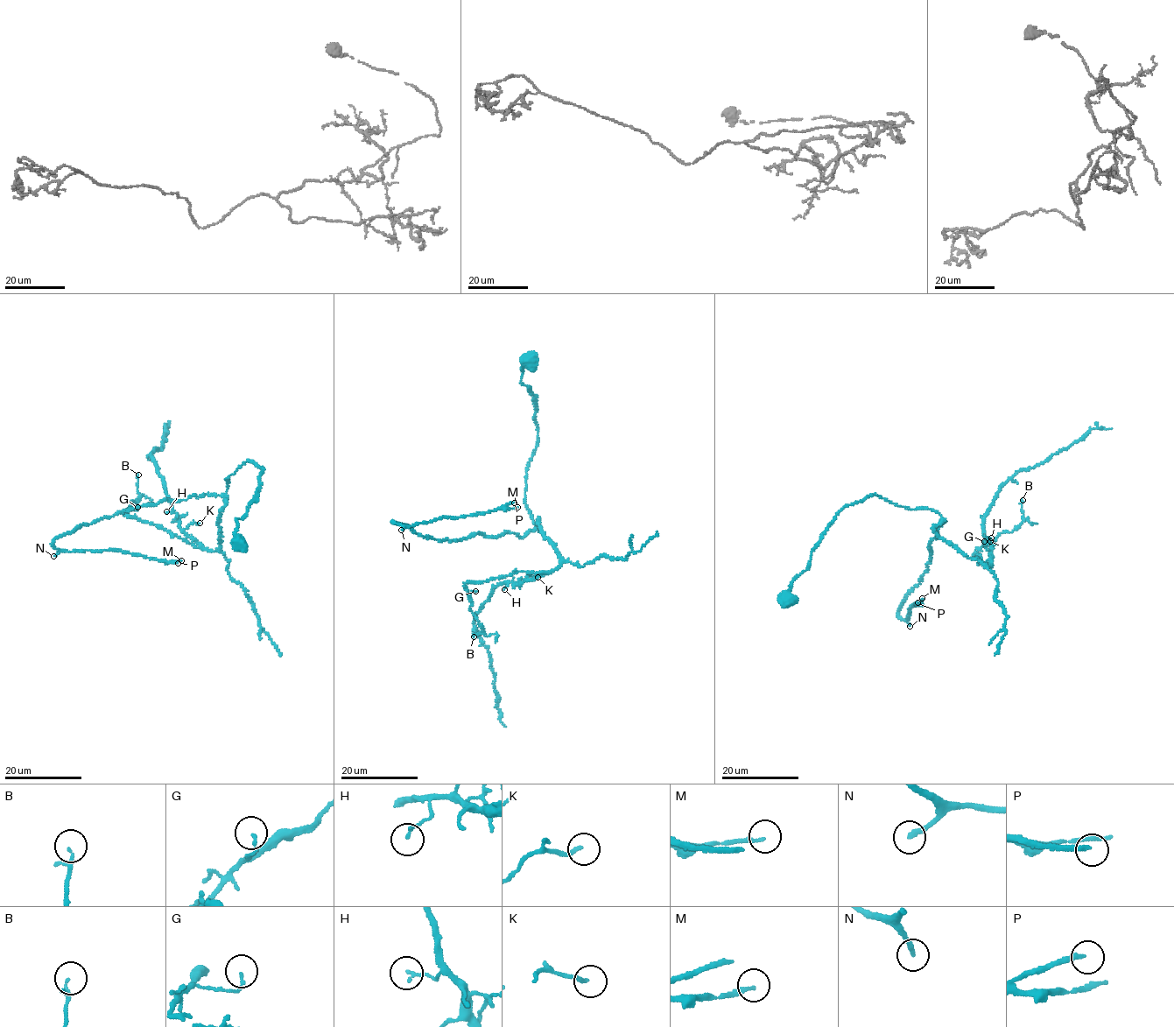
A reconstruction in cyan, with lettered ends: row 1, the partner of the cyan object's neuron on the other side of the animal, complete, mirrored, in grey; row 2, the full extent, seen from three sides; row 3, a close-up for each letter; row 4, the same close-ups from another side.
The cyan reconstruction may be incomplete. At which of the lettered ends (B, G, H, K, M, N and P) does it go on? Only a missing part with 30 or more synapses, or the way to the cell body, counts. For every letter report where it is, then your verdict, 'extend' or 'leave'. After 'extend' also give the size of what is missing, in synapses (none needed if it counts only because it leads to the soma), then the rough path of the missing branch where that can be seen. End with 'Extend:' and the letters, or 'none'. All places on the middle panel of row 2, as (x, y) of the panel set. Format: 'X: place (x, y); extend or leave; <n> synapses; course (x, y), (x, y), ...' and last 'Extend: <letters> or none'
B: place (474, 636); leave
G: place (475, 591); leave
H: place (504, 589); leave
K: place (537, 577); leave
M: place (517, 507); extend; 140 synapses; course (517, 507), (543, 505), (586, 516), (592, 526), (601, 527), (617, 506), (634, 521), (643, 523)
N: place (401, 530); extend; 180 synapses
P: place (514, 502); extend; 140 synapses; course (514, 502), (538, 482), (545, 483), (556, 518), (565, 527), (593, 536), (601, 527), (602, 514), (596, 504)
Extend: M, N, P

